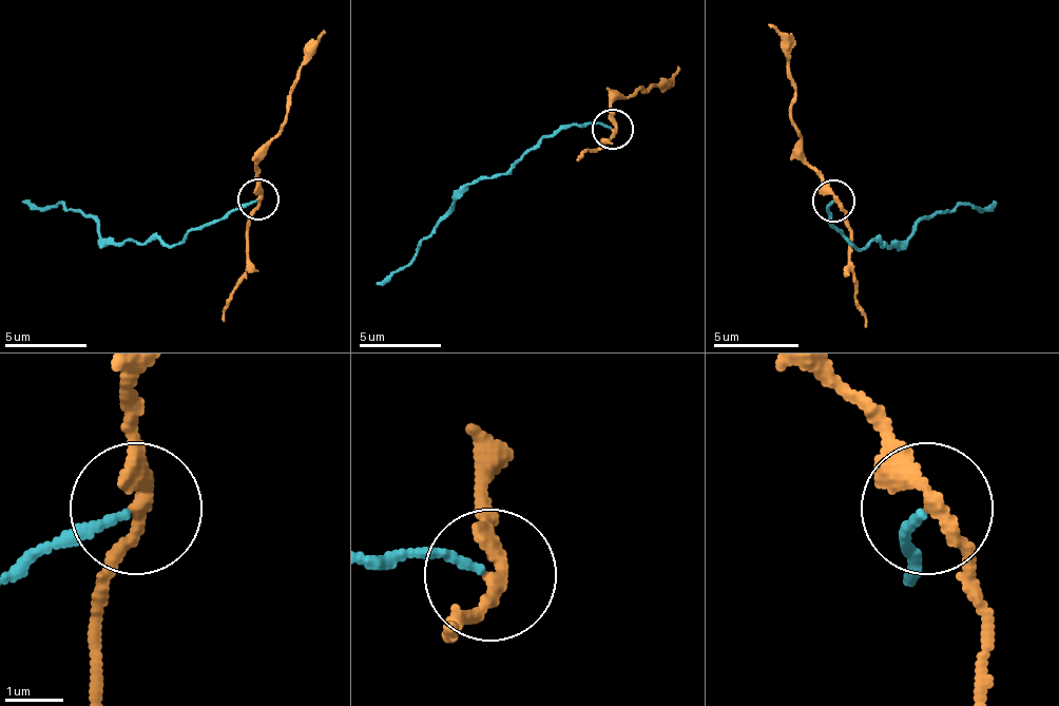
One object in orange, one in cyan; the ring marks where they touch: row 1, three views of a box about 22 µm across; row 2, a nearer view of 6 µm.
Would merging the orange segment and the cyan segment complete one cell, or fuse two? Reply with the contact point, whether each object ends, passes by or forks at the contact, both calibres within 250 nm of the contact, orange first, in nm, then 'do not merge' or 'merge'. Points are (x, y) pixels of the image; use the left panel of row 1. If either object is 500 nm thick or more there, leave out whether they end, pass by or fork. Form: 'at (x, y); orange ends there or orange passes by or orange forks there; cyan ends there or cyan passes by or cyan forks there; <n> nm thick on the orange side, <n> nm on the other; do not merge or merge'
at (258, 199); orange passes by; cyan ends there; 240 nm thick on the orange side, 130 nm on the other; do not merge

